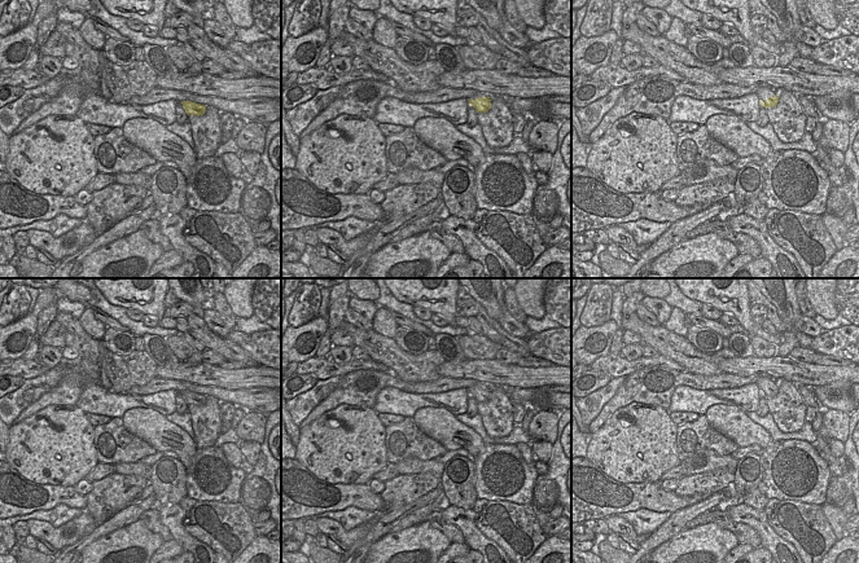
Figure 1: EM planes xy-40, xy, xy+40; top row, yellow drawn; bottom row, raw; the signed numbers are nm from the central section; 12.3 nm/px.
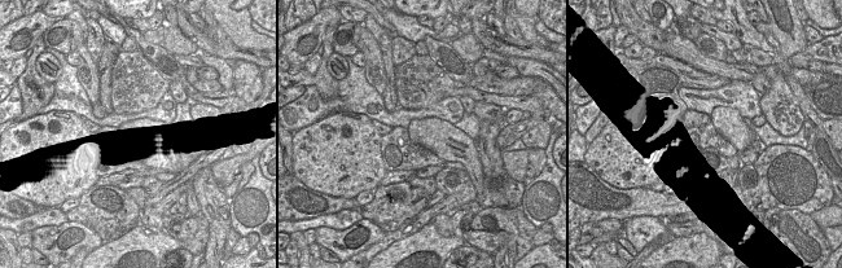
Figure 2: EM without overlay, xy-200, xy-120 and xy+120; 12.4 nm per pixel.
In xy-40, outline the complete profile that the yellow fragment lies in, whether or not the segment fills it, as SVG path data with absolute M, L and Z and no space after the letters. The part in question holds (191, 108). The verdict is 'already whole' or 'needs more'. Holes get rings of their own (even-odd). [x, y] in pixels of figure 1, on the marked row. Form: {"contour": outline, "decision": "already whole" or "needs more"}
{"contour": "M183 101L180 102L187 113L187 115L203 115L206 111L206 106L201 104L196 104L192 101Z", "decision": "already whole"}

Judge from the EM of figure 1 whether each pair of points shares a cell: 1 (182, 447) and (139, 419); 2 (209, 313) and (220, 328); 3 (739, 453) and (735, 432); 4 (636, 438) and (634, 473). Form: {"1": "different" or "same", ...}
{"1": "same", "2": "same", "3": "different", "4": "same"}

